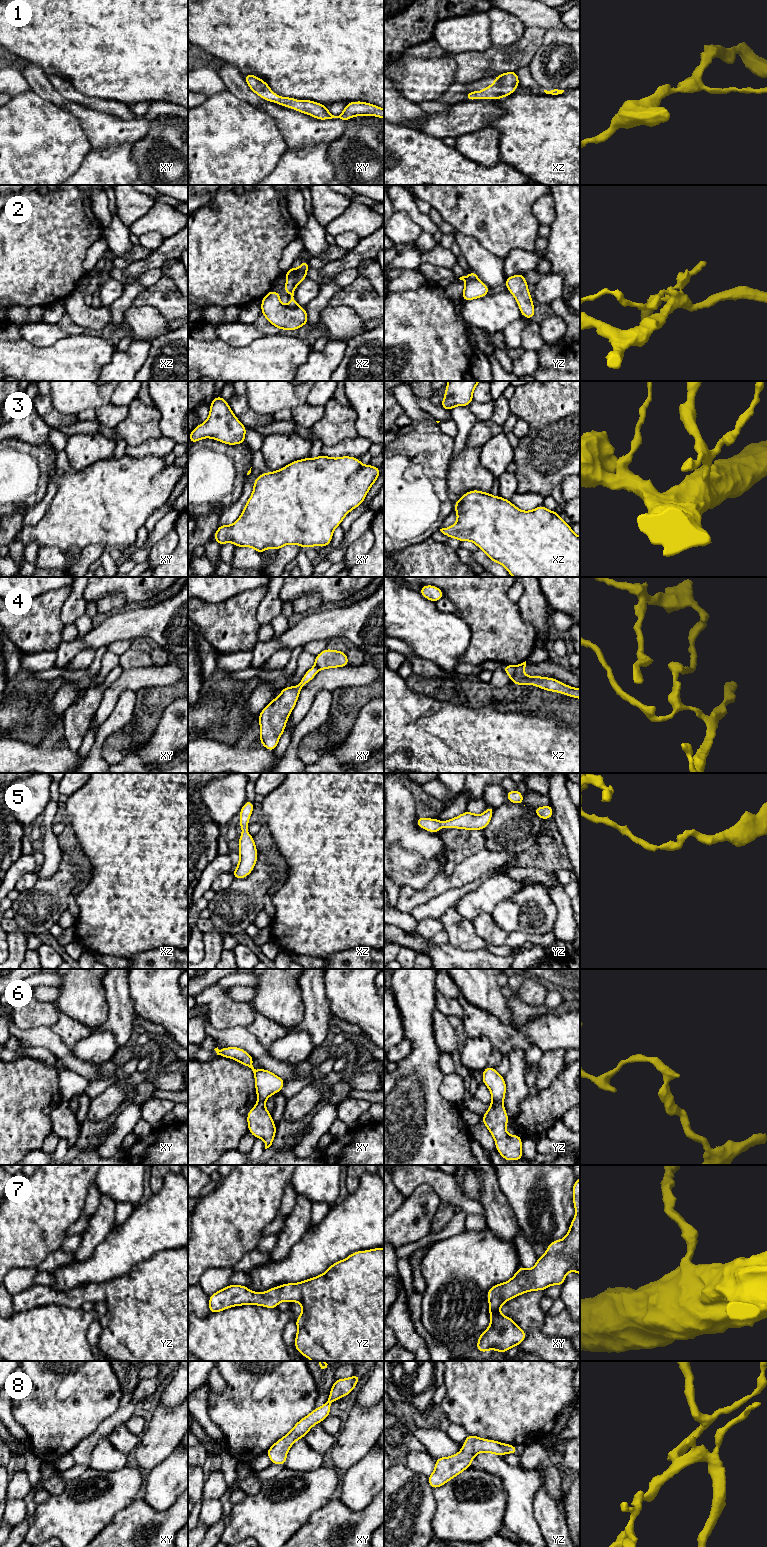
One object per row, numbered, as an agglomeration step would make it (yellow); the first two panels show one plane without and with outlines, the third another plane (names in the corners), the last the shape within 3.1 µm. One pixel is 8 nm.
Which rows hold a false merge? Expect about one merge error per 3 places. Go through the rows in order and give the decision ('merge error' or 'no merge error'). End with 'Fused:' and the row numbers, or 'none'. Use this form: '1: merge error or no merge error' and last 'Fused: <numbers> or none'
1: no merge error
2: merge error
3: no merge error
4: merge error
5: no merge error
6: merge error
7: no merge error
8: no merge error
Fused: 2, 4, 6

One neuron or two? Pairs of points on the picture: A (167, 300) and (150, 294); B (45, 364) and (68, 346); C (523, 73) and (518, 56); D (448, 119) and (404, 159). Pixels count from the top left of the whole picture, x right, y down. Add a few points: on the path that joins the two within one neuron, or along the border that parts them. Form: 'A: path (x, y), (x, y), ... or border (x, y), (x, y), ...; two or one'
A: path (163, 296), (154, 296); one
B: path (51, 363), (62, 352); one
C: border (527, 66), (522, 66), (516, 71); two
D: border (422, 130), (429, 135), (441, 139); two

